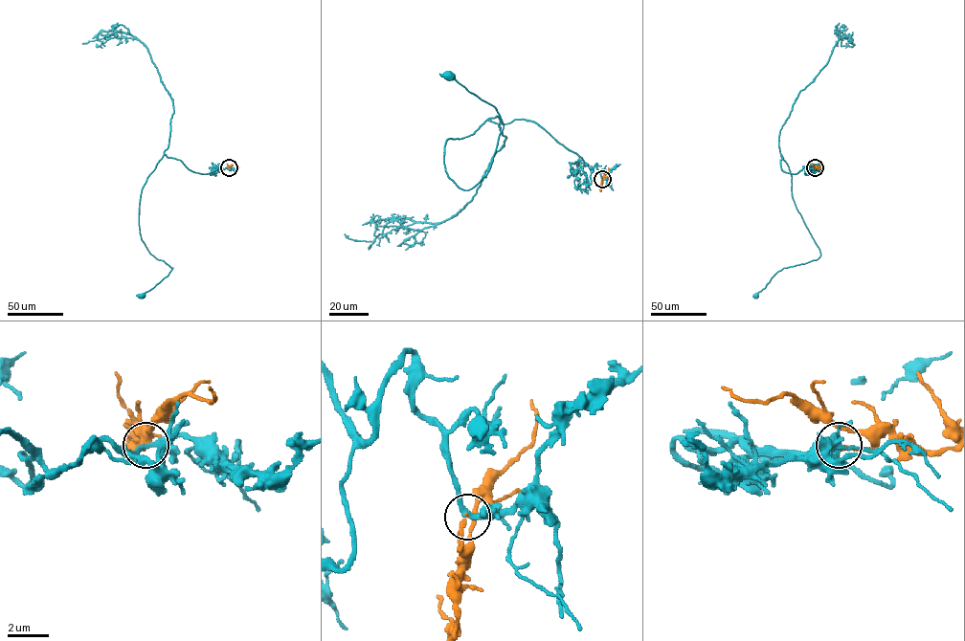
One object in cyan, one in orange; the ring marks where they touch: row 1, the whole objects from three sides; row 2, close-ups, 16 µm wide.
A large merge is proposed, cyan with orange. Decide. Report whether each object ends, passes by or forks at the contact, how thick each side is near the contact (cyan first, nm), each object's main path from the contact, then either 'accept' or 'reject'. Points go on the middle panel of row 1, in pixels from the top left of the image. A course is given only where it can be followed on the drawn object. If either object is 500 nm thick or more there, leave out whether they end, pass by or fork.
cyan passes by; orange ends; calibres 280 and 170 nm; course cyan (602, 179), (530, 121), (486, 120), (446, 140), (445, 170), (460, 187), (487, 173), (504, 124), (449, 77); course orange (602, 179), (608, 167); accept

